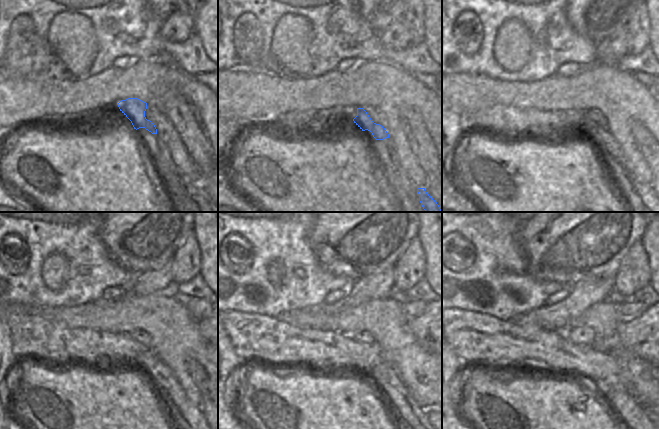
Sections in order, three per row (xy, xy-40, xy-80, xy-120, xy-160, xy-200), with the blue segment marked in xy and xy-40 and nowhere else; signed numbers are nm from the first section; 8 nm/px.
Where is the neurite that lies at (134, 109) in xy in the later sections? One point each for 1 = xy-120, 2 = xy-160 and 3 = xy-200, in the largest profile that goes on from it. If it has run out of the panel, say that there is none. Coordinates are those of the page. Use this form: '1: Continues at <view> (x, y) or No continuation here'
1: Continues at xy-120 (160, 374)
2: Continues at xy-160 (385, 376)
3: Continues at xy-200 (627, 409).

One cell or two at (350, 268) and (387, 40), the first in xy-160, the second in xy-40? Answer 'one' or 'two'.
two

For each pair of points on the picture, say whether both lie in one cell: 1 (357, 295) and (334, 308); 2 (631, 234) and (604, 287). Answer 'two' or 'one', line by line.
1: one
2: two

